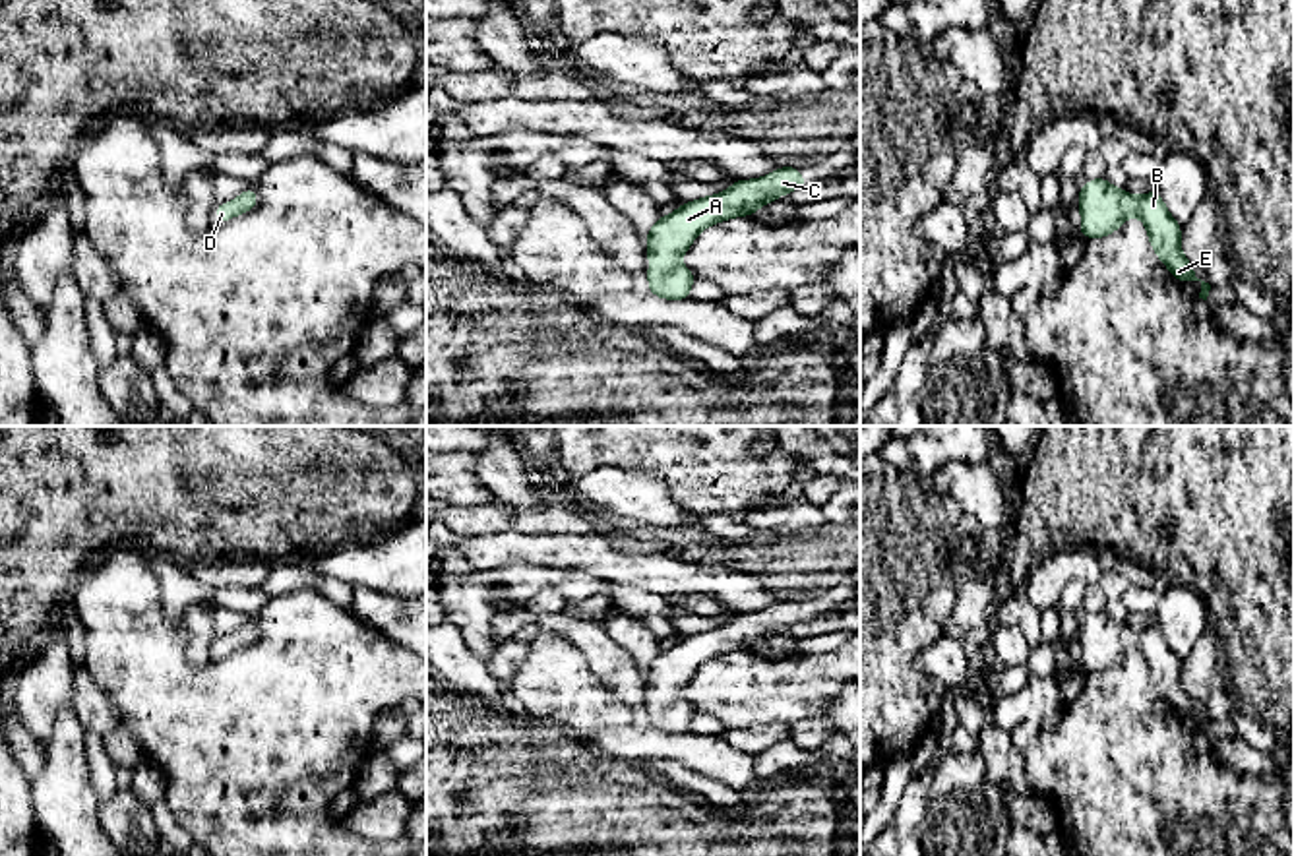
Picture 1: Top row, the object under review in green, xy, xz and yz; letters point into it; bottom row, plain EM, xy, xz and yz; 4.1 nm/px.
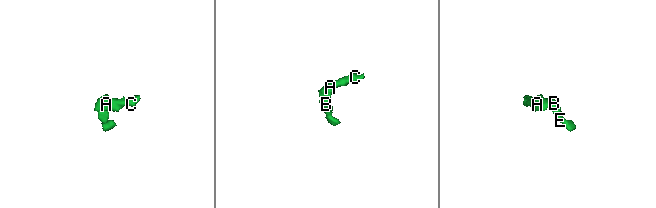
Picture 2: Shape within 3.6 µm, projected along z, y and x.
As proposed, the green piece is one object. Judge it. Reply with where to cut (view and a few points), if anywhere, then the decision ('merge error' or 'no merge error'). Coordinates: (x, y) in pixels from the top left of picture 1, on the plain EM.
cut none; no merge error

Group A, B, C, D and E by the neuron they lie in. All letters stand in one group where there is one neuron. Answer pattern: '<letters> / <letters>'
A B C D E

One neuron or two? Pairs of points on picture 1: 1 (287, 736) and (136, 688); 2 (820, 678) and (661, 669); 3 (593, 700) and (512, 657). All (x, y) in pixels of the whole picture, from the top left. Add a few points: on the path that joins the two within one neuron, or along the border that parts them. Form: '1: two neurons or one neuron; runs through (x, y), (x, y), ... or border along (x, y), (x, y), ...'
1: one neuron; runs through (250, 736), (221, 736), (186, 721), (173, 709)
2: two neurons; border along (737, 649), (709, 657), (677, 696)
3: two neurons; border along (529, 645), (527, 659), (510, 684)

